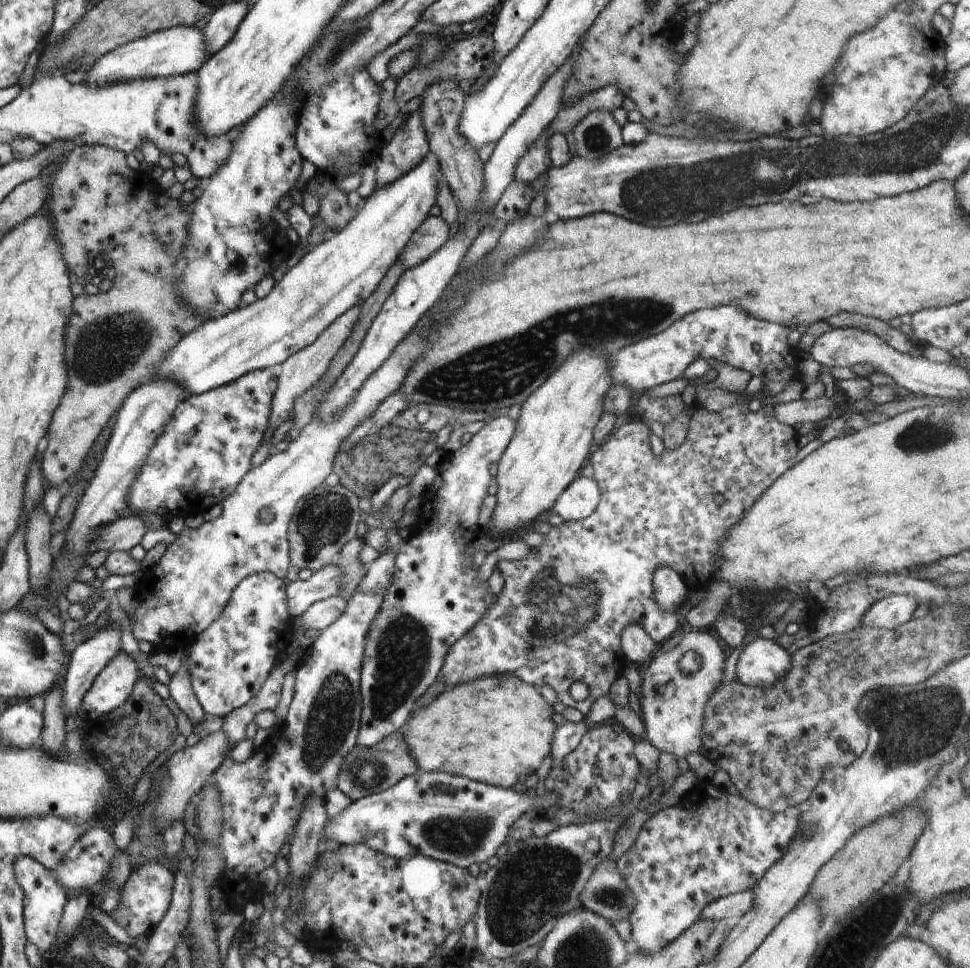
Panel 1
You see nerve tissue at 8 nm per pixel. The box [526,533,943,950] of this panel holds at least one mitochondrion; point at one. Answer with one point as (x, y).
(614, 895)

